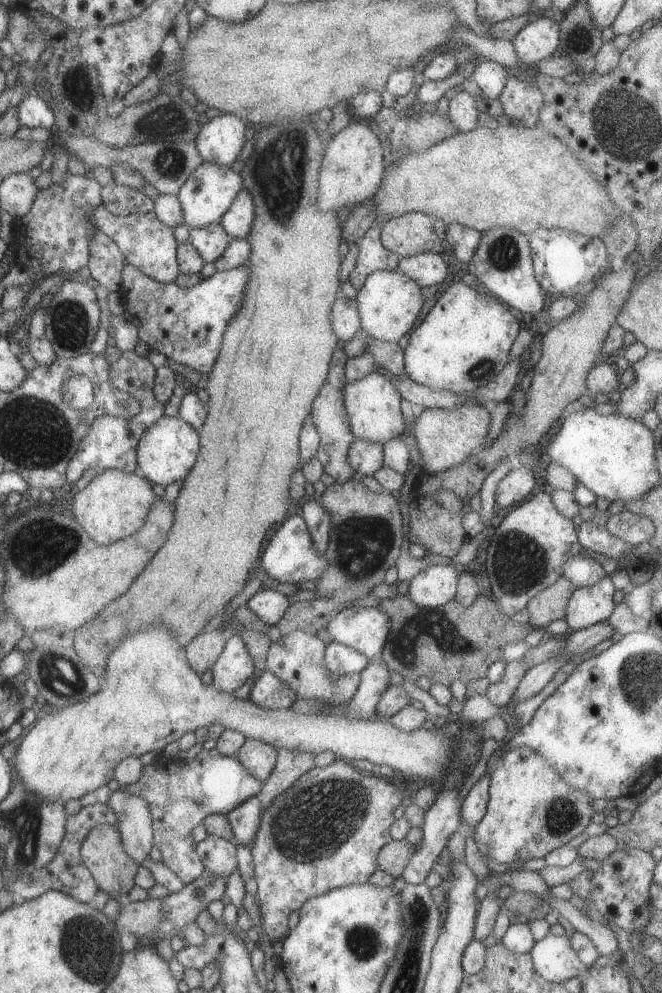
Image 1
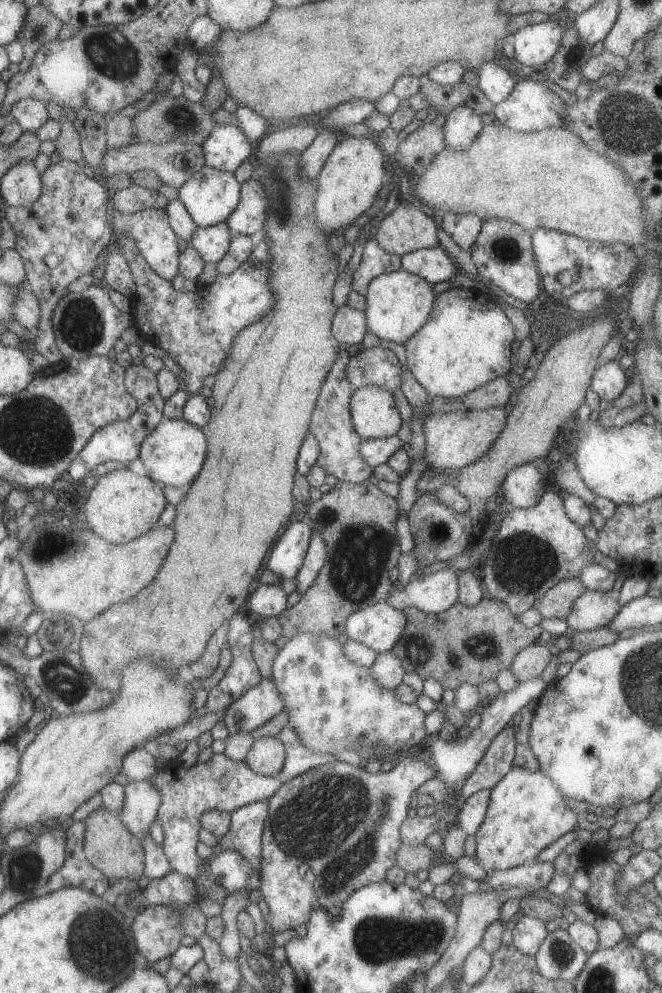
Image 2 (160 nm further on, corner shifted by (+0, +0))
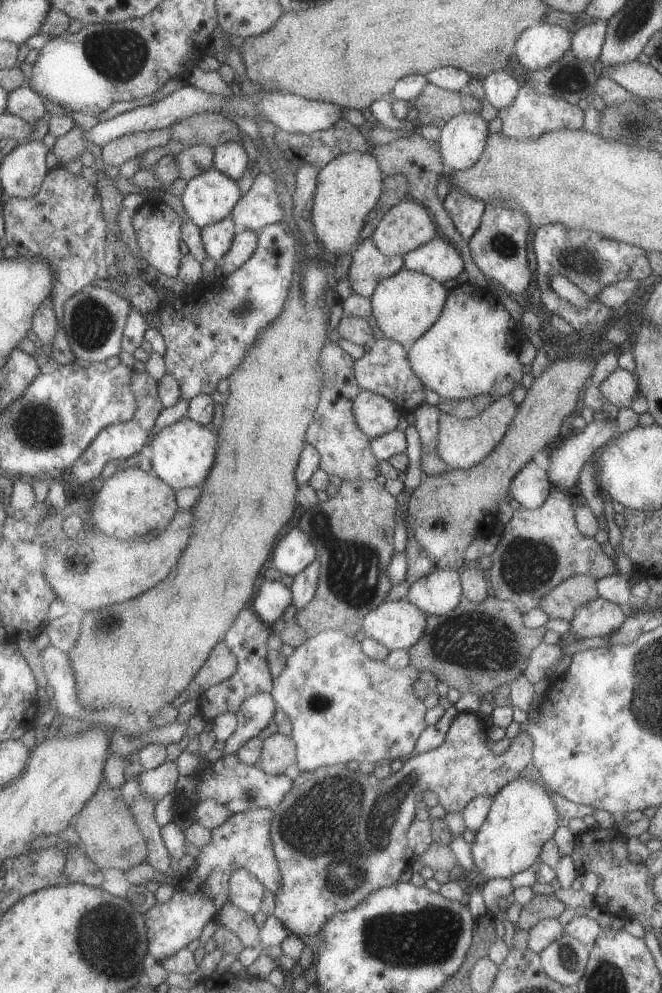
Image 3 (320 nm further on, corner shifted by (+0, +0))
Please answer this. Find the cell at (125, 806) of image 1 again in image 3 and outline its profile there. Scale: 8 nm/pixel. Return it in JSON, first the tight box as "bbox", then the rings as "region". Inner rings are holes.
{"bbox":[139,760,179,802],"region":[[[169,760],[163,761],[156,769],[141,771],[139,776],[142,793],[156,802],[167,793],[175,791],[175,782],[179,778],[176,762]]]}

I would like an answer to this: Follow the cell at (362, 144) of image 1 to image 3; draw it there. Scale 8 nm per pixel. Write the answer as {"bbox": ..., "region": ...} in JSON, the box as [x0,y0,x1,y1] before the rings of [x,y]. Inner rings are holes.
{"bbox":[310,152,383,257],"region":[[[369,152],[340,154],[318,170],[310,221],[323,249],[336,257],[353,252],[365,223],[363,218],[379,200],[383,177],[378,162]]]}

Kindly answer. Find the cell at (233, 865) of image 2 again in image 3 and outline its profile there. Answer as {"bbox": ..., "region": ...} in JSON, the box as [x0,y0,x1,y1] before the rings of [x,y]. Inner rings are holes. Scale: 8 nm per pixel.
{"bbox":[228,869,264,914],"region":[[[237,869],[228,880],[228,900],[247,914],[259,911],[264,886],[245,869]]]}

